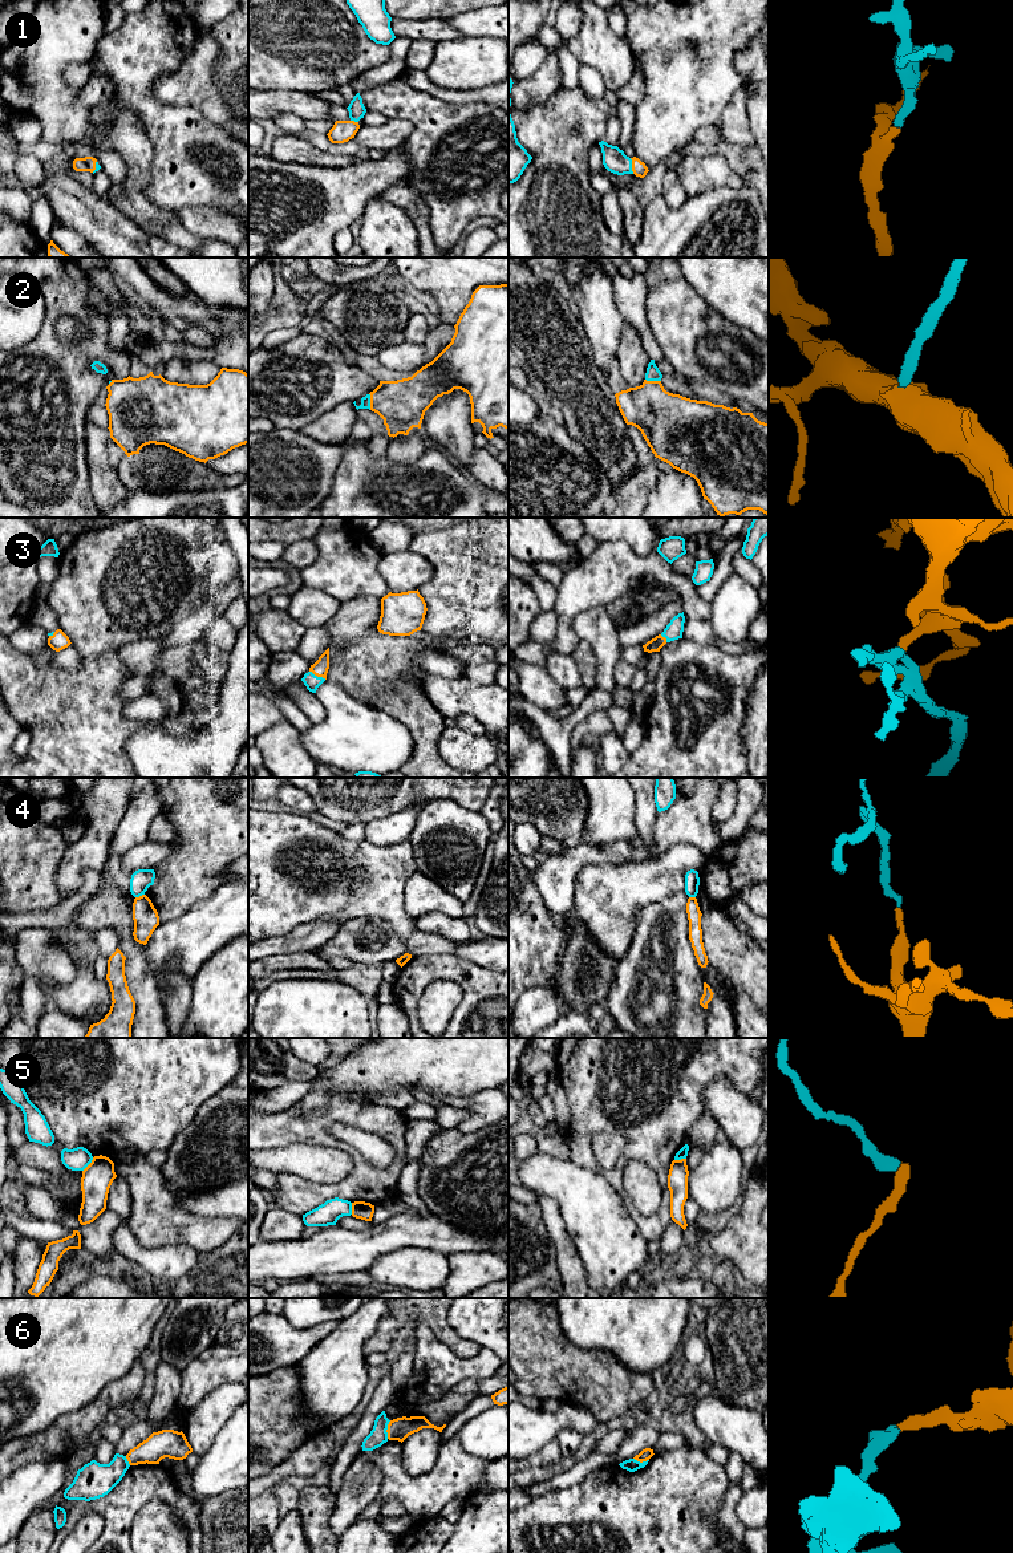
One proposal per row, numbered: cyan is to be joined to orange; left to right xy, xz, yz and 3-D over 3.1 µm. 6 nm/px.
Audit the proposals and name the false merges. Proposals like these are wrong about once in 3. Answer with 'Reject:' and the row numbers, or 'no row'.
Reject: 4, 5, 6

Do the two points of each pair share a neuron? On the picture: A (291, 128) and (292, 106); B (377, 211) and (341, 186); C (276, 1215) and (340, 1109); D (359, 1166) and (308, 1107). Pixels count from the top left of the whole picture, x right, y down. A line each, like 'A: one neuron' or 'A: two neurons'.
A: two neurons
B: two neurons
C: two neurons
D: two neurons

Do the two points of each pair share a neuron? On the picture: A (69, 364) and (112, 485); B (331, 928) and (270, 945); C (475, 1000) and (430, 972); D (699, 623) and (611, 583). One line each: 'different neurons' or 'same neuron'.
A: different neurons
B: same neuron
C: same neuron
D: same neuron

